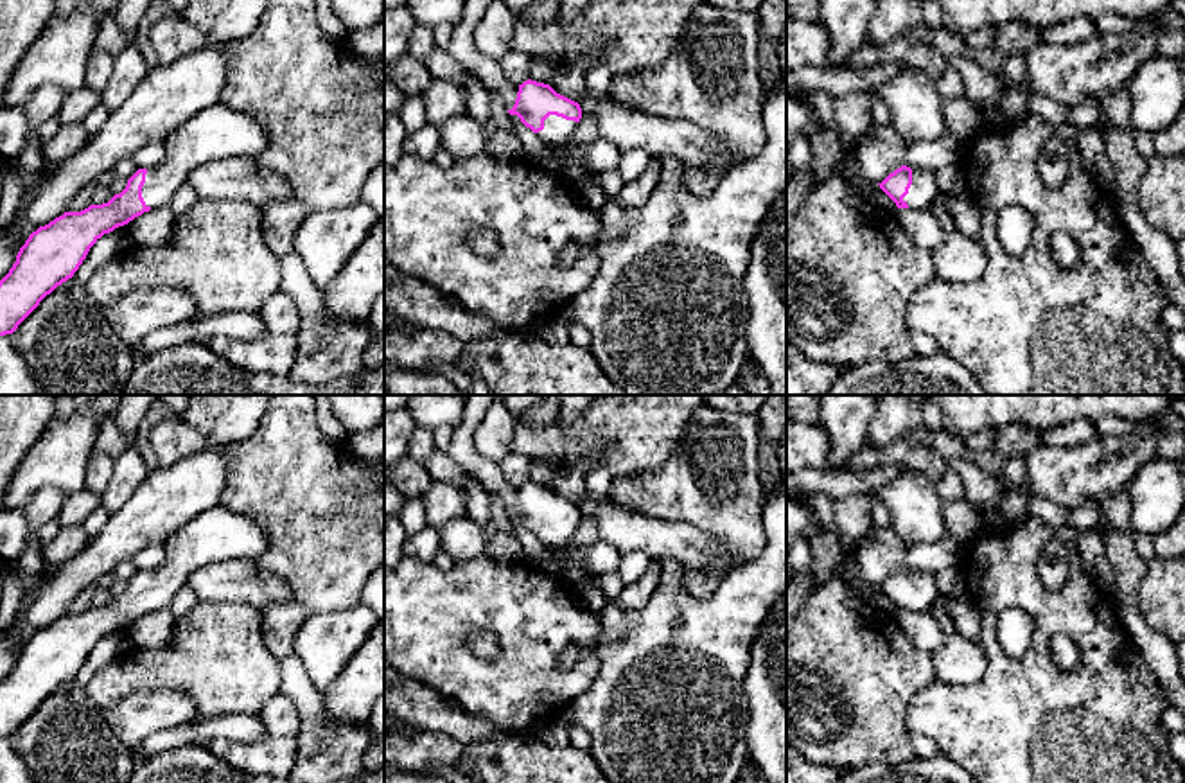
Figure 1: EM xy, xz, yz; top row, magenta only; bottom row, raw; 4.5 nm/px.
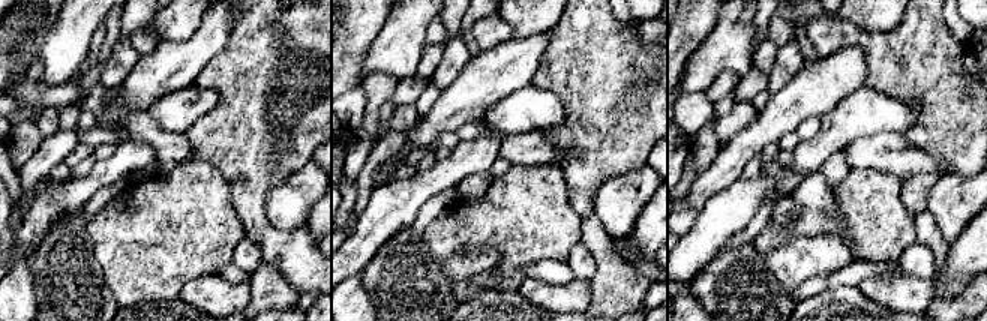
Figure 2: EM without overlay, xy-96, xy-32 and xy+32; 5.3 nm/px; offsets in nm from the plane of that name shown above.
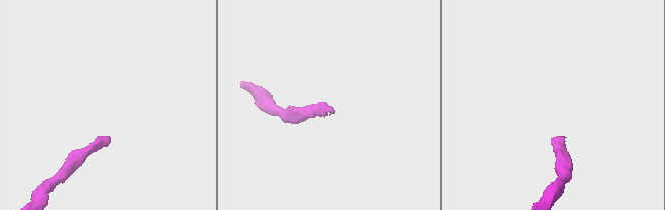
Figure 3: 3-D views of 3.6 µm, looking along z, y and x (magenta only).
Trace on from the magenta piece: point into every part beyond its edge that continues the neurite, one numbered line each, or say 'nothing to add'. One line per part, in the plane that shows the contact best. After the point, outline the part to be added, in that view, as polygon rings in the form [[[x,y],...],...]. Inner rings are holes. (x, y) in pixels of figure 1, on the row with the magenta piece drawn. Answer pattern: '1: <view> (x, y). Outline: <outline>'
1: xz (557, 131). Outline: [[[549,115],[544,120],[544,129],[539,131],[539,138],[542,138],[548,145],[567,145],[576,131],[578,122],[566,120],[557,115]]]

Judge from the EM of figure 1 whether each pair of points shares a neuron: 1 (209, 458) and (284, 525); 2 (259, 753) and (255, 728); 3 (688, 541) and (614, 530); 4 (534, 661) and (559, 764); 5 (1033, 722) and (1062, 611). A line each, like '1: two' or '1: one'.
1: two
2: two
3: one
4: two
5: one

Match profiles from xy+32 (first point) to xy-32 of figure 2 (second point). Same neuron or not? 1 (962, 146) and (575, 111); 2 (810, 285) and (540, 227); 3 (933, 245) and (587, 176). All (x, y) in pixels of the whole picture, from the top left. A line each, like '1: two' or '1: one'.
1: one
2: two
3: two

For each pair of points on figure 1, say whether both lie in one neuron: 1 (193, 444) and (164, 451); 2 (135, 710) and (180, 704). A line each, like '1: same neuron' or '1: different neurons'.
1: same neuron
2: same neuron

